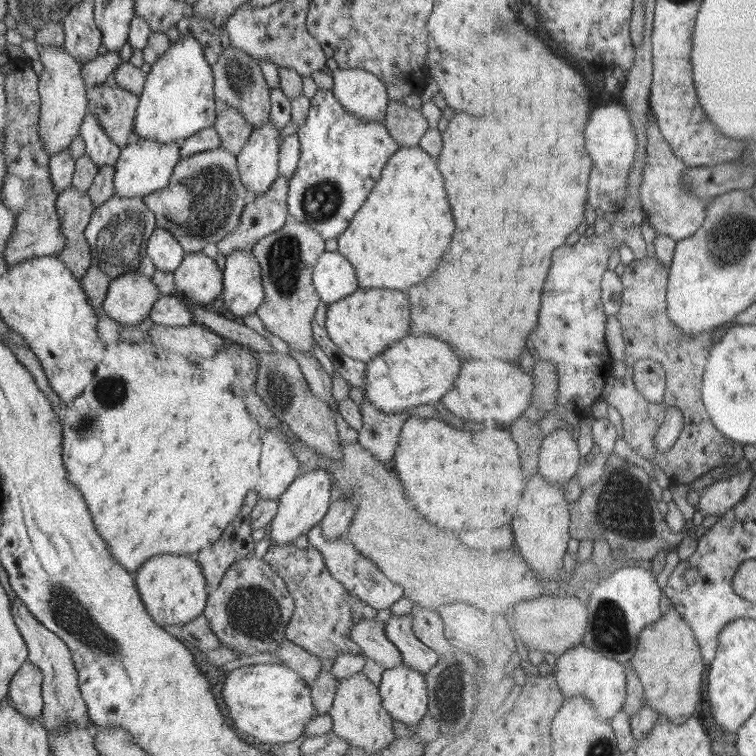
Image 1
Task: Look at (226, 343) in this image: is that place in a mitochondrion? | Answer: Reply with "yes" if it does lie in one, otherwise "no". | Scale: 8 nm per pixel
no

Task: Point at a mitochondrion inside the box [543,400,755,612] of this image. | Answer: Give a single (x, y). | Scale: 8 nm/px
(623, 504)

